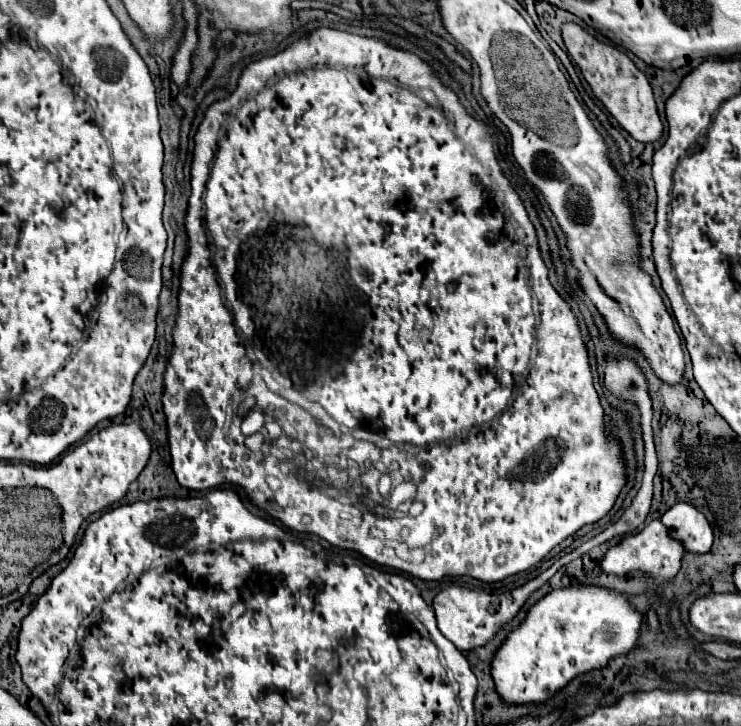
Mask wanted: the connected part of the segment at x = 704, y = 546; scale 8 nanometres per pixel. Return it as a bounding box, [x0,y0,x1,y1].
[662,504,712,554]

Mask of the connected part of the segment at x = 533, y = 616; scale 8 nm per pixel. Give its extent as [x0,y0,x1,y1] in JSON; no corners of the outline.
[492,586,642,704]

